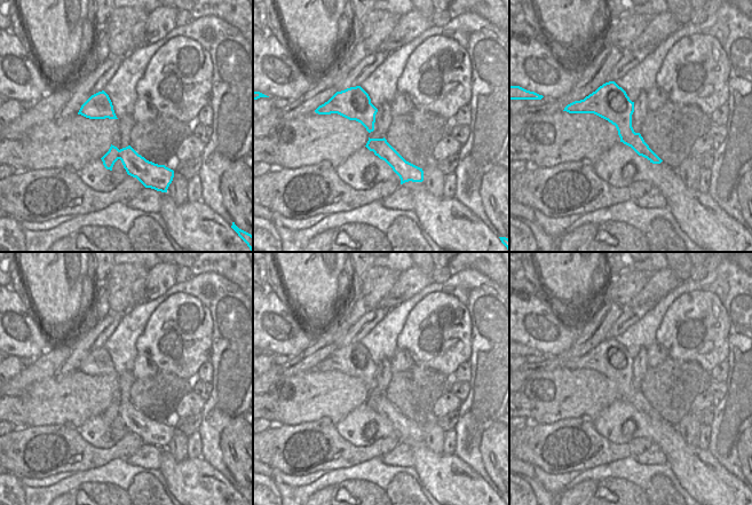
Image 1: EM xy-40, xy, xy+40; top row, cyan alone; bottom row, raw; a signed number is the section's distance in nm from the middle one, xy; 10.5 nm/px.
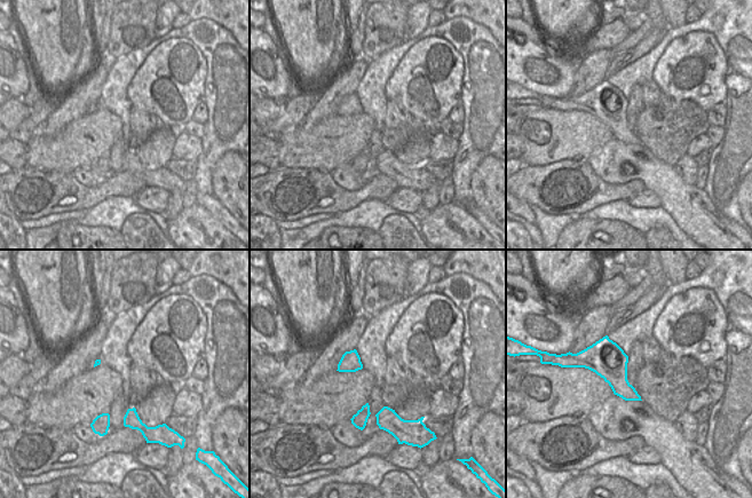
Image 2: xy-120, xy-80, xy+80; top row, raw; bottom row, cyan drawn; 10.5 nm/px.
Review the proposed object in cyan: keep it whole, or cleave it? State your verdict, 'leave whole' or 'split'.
split

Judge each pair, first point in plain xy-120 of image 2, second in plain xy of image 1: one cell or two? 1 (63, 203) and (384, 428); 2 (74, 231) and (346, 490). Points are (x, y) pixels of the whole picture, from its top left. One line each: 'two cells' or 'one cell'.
1: two cells
2: one cell

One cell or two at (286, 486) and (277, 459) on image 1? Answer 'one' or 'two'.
two

